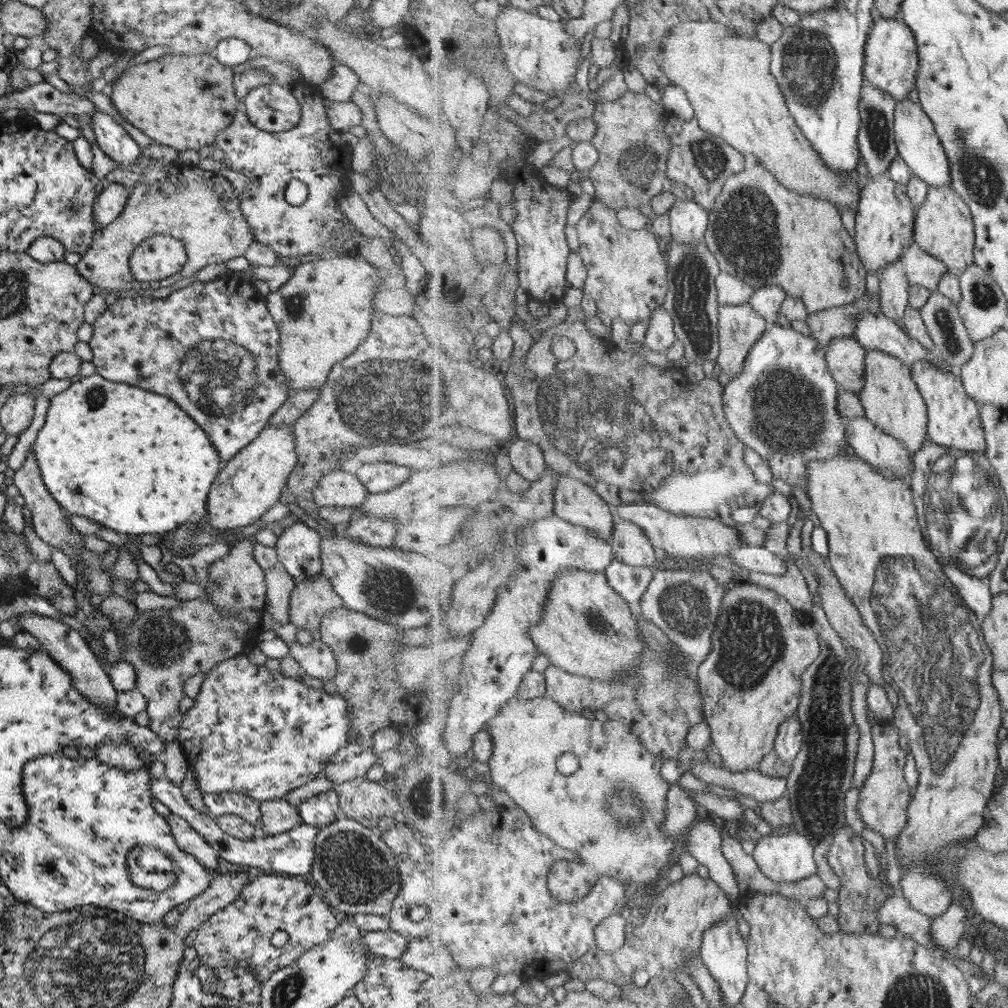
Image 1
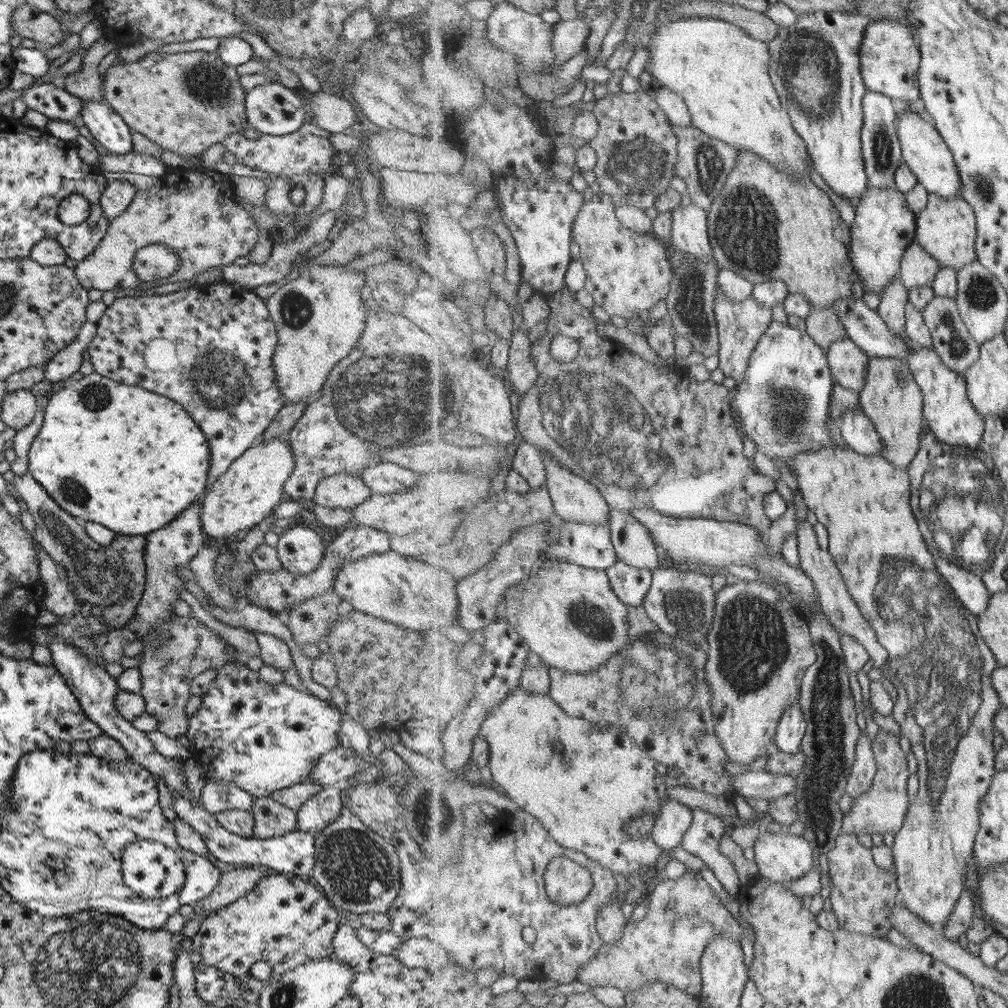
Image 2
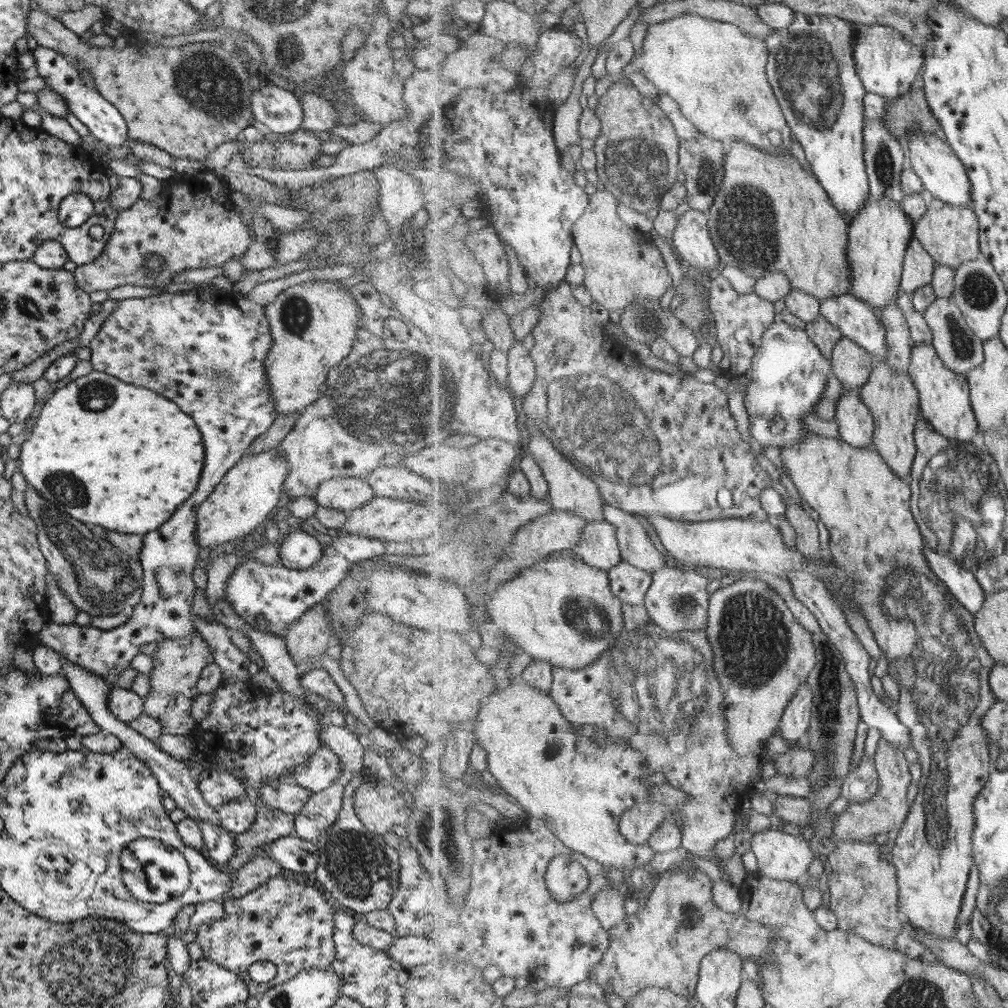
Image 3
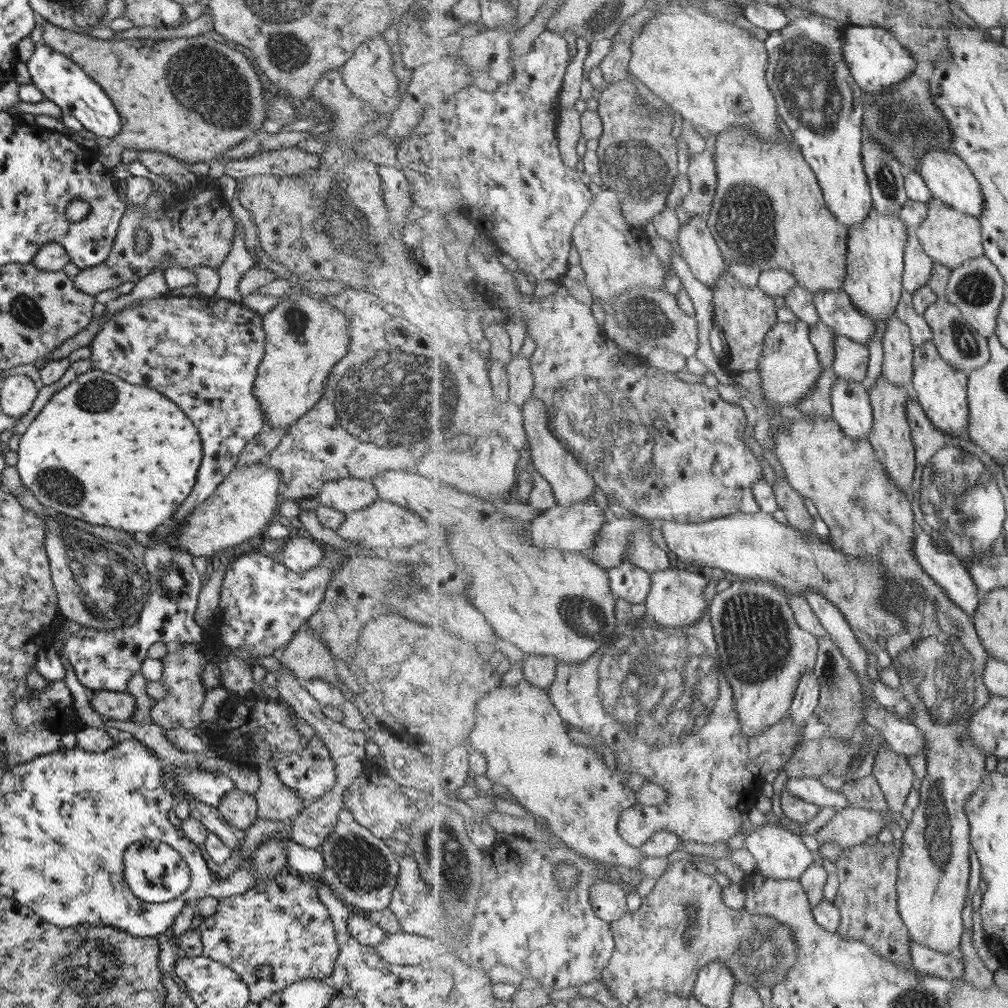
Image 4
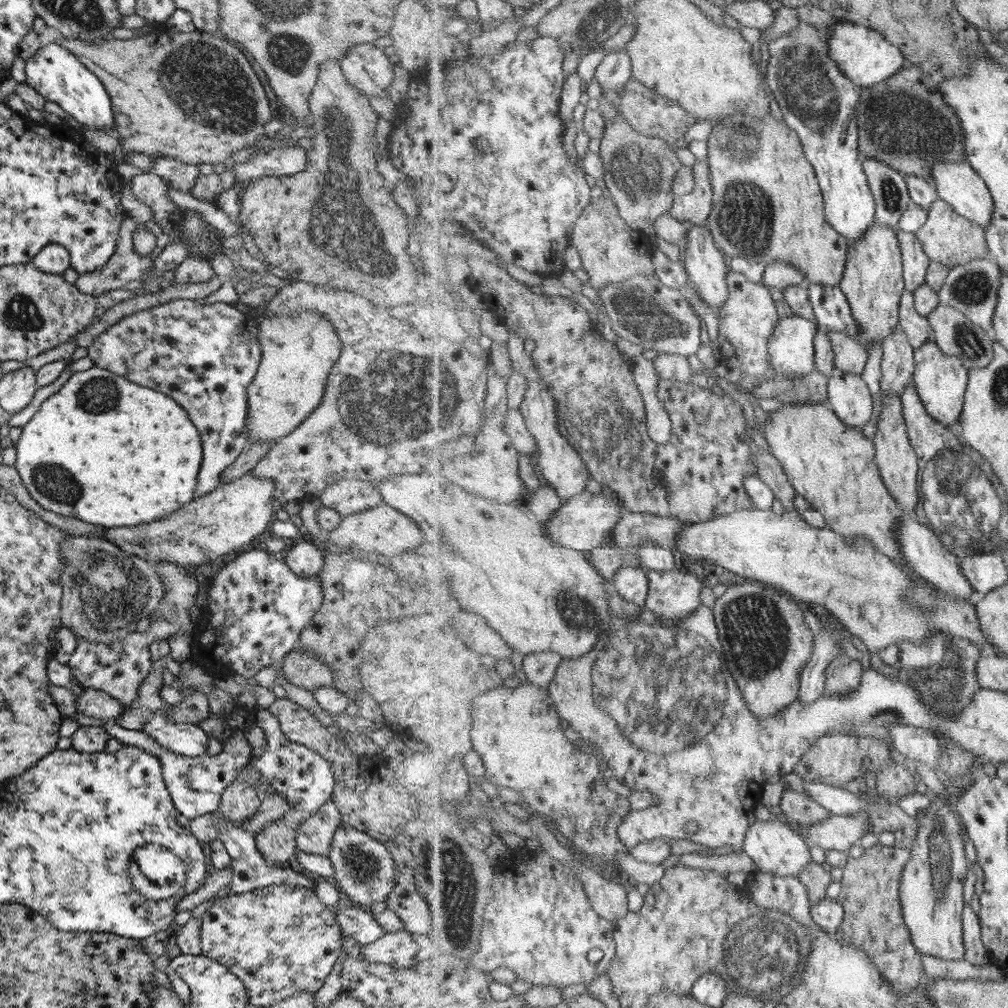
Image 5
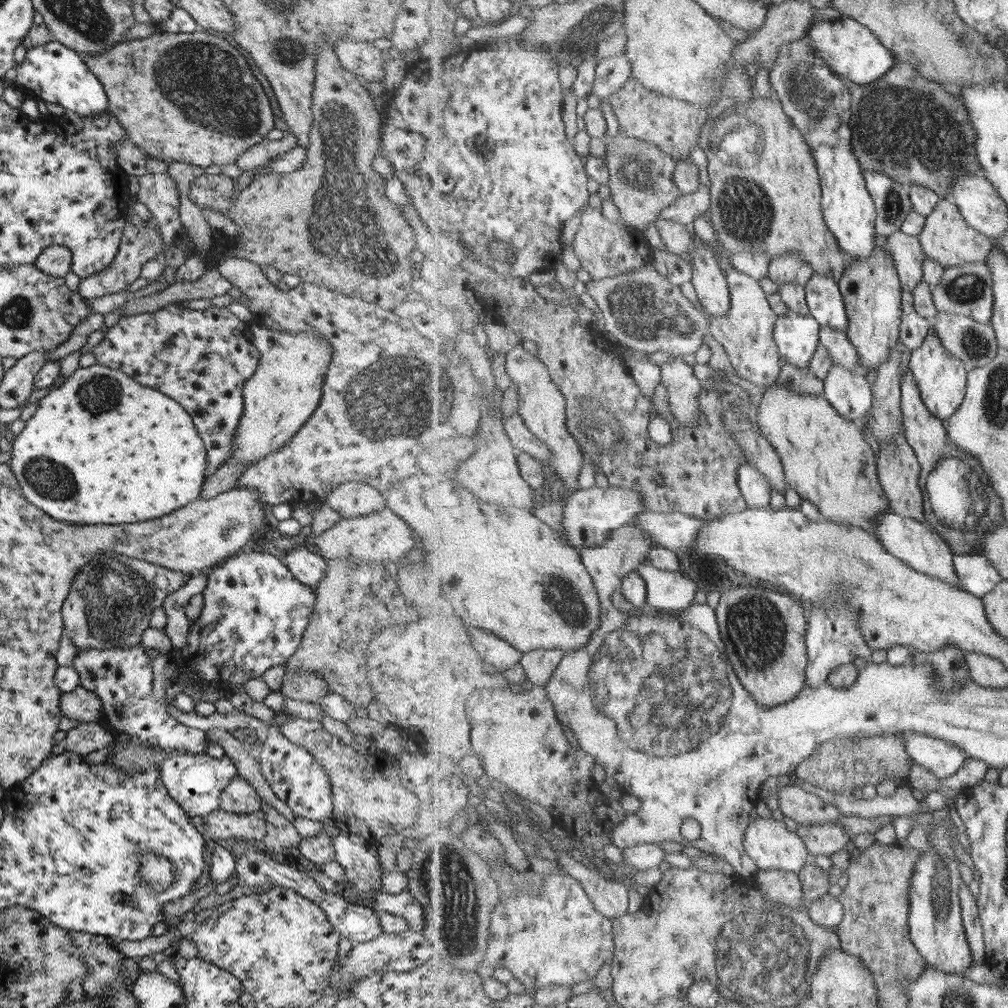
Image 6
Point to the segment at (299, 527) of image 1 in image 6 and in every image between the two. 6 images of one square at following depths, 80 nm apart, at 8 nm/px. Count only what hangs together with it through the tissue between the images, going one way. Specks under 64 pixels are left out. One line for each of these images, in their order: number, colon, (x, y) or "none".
2: (300, 549)
3: (298, 549)
4: (298, 553)
5: (303, 559)
6: (307, 567)

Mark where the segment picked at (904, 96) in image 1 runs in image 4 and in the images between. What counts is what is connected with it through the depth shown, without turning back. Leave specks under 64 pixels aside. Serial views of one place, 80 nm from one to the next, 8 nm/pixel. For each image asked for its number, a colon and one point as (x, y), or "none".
2: (891, 56)
3: (888, 64)
4: (877, 60)

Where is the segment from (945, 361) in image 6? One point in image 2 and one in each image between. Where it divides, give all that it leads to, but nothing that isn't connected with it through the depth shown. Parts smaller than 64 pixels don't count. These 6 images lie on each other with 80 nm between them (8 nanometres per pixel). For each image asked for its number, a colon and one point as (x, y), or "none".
2: (950, 414)
3: (945, 401)
4: (942, 389)
5: (941, 380)

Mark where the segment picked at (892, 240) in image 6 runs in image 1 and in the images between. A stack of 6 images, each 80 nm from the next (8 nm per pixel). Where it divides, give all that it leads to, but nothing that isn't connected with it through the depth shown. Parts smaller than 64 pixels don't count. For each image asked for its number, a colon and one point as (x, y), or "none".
1: (922, 269)
2: (918, 269)
3: (919, 267)
4: (918, 266)
5: (916, 262)

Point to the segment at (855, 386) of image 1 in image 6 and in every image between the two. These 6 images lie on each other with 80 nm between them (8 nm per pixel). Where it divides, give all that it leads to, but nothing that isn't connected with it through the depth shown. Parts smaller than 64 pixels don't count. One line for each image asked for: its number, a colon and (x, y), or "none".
2: (850, 365)
3: (852, 364)
4: (852, 358)
5: (851, 356)
6: (837, 341)

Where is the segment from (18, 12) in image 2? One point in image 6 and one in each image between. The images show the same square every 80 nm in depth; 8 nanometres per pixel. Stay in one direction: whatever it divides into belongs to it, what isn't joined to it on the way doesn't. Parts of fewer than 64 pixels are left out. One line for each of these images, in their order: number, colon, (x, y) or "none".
3: (186, 100)
4: (192, 98)
5: (191, 96)
6: (185, 97)

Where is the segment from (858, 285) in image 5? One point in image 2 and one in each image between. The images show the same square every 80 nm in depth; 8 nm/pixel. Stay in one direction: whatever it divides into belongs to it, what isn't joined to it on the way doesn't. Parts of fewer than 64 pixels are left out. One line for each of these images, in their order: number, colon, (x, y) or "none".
2: (884, 227)
3: (880, 235)
4: (876, 250)

